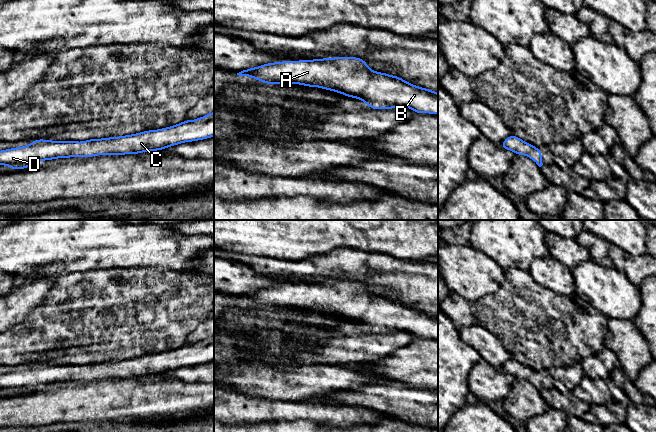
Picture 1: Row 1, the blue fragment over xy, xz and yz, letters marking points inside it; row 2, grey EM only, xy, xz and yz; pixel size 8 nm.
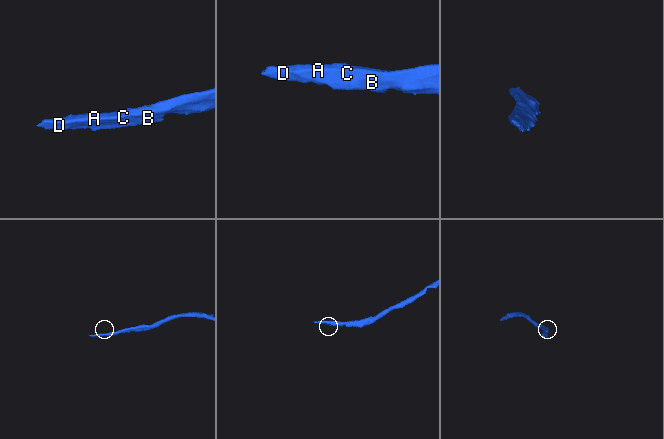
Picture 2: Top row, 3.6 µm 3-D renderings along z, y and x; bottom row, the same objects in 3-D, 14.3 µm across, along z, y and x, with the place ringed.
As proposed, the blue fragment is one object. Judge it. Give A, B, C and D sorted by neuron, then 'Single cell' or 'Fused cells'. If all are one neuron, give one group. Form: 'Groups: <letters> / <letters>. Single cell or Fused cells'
Groups: A B C D. Single cell

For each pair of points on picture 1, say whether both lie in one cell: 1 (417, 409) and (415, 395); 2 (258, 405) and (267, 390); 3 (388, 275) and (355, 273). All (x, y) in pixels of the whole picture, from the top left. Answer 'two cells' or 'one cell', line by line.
1: one cell
2: two cells
3: one cell

